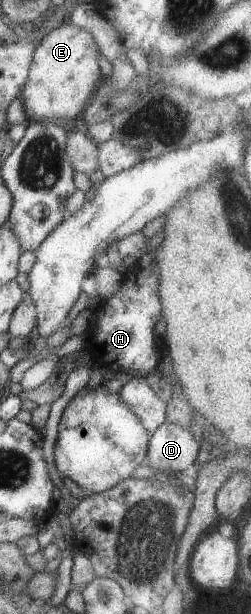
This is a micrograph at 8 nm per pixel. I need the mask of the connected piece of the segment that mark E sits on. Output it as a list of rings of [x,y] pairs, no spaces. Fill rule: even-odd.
[[[68,22],[60,23],[40,40],[20,94],[29,116],[28,122],[80,116],[104,78],[100,72],[101,50],[96,41],[88,30]]]

